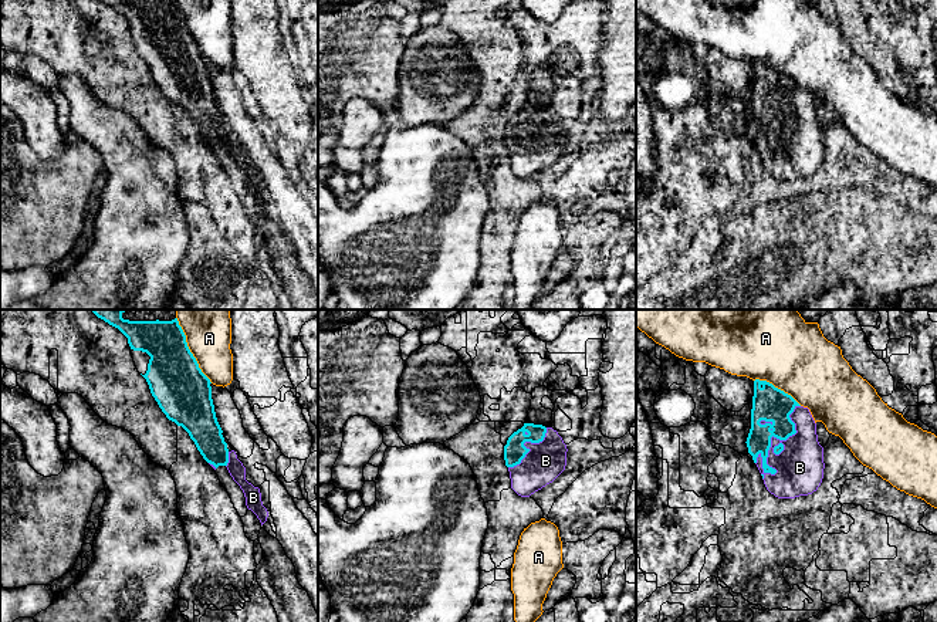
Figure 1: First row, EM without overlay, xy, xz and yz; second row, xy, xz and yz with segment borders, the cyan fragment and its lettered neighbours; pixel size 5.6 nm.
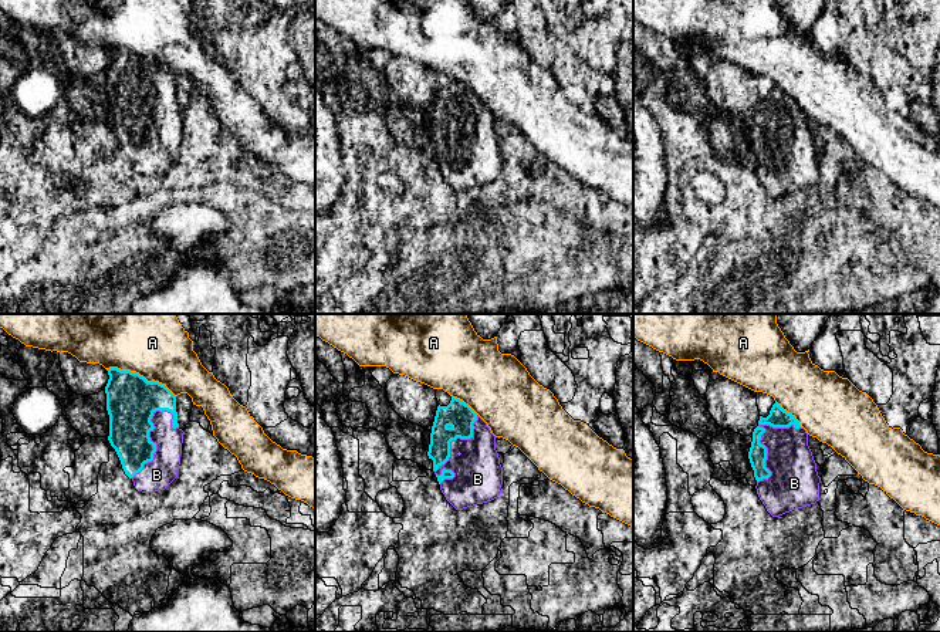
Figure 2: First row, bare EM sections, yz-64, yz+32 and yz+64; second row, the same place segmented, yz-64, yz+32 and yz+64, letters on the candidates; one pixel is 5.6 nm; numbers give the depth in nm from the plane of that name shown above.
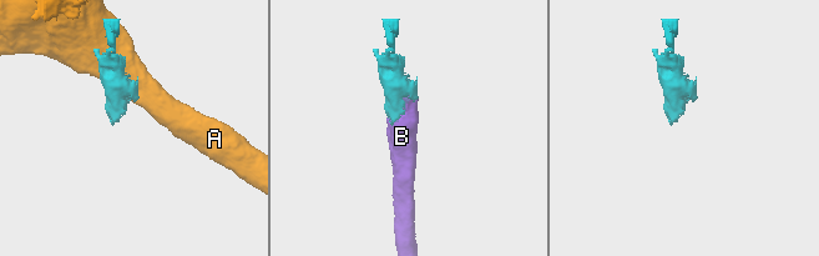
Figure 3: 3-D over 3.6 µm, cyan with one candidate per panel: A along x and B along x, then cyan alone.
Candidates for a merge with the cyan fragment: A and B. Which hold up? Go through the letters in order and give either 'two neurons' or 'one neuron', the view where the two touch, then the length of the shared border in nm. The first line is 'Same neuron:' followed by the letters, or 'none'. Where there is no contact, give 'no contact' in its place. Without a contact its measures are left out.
Same neuron: B
A: two neurons | xy | 420 nm
B: one neuron | yz | 480 nm

